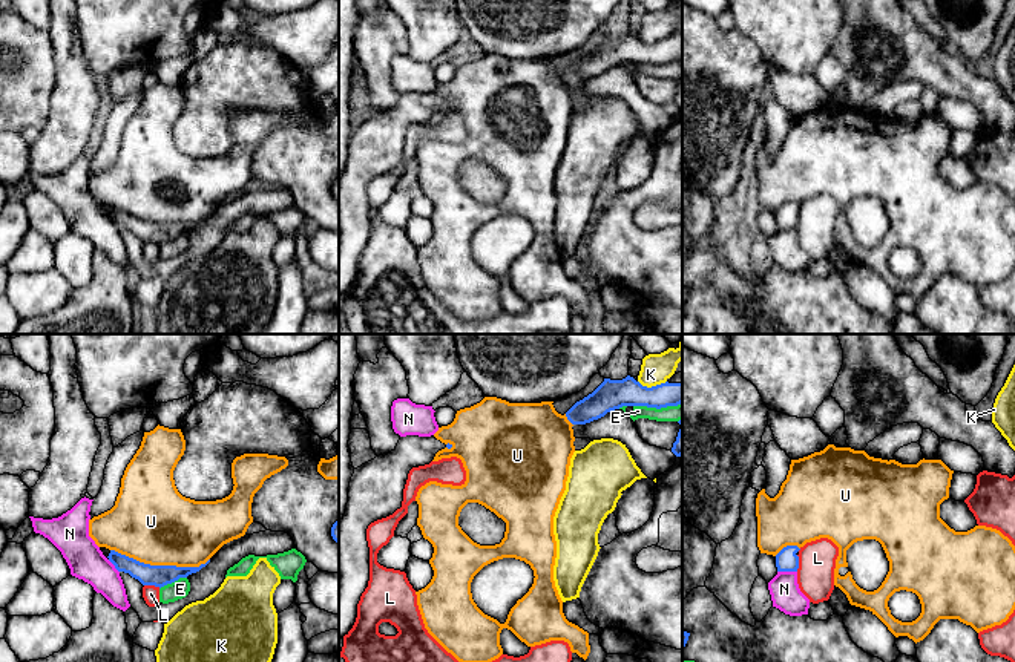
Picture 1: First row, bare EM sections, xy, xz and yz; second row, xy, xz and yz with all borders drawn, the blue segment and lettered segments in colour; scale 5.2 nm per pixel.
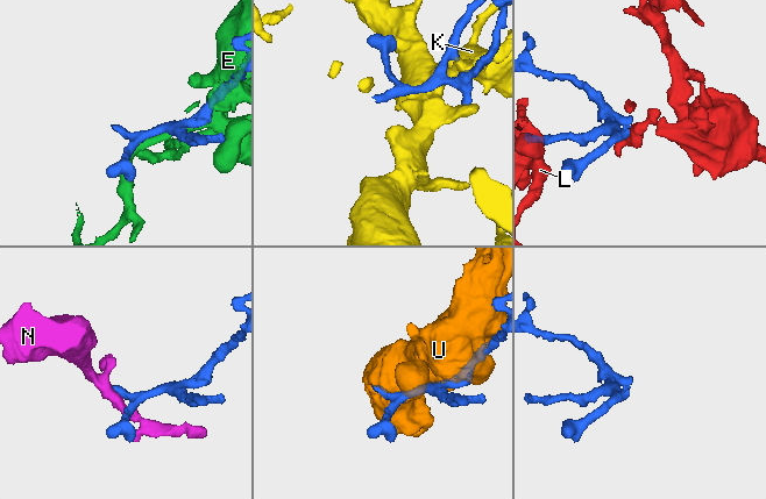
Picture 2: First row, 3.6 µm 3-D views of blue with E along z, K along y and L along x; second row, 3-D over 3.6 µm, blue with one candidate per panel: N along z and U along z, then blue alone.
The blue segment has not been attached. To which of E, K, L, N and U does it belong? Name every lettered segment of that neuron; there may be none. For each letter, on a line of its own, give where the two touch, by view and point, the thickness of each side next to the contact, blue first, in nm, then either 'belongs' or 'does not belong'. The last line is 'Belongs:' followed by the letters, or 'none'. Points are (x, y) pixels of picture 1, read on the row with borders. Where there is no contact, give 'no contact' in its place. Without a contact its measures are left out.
E: meets blue in xz at (656, 408); 160 nm thick on the blue side, 80 nm on the other; does not belong
K: meets blue in xz at (652, 386); 160 nm thick on the blue side, 160 nm on the other; does not belong
L: meets blue in yz at (798, 563); 120 nm thick on the blue side, 190 nm on the other; does not belong
N: meets blue in yz at (787, 570); 120 nm thick on the blue side, 160 nm on the other; does not belong
U: meets blue in xy at (160, 566); 110 nm thick on the blue side, 420 nm on the other; does not belong
Belongs: none

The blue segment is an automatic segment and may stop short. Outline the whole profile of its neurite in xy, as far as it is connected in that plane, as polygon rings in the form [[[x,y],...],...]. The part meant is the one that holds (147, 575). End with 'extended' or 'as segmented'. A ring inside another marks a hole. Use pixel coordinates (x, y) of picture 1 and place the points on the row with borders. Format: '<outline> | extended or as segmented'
[[[110,550],[107,558],[118,572],[129,573],[143,585],[155,585],[159,588],[178,581],[179,578],[187,578],[189,575],[199,572],[210,562],[209,559],[205,564],[201,564],[199,567],[150,565],[140,562],[133,558],[129,558],[126,555],[121,555],[115,550]]] | as segmented

